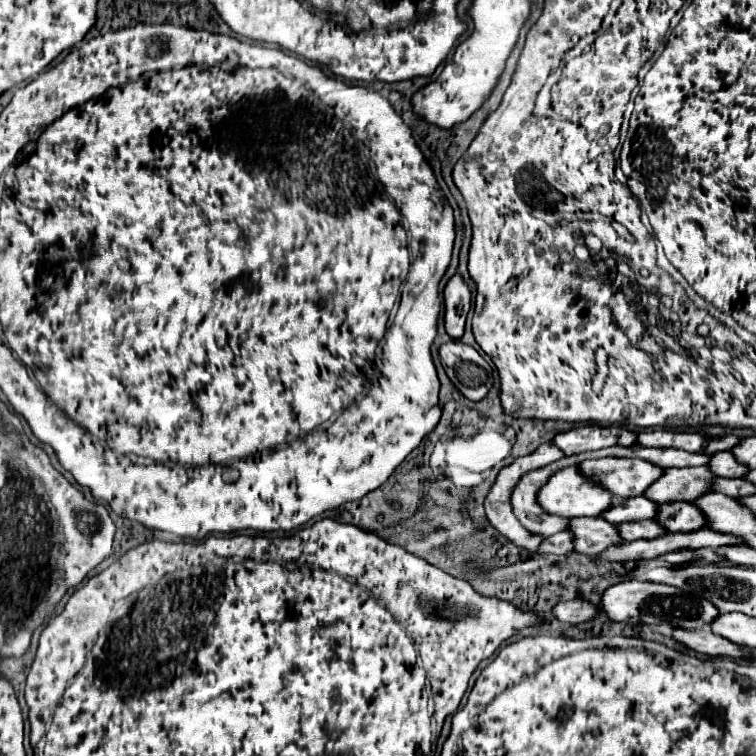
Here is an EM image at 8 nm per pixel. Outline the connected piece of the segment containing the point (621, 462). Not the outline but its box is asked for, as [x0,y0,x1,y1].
[578,457,662,499]

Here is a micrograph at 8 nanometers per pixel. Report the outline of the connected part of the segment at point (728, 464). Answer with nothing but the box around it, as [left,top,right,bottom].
[708,451,748,477]

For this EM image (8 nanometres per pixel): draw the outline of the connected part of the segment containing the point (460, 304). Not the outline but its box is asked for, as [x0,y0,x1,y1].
[444,273,470,339]

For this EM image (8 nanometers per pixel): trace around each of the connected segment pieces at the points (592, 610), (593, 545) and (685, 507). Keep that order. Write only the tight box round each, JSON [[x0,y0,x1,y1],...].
[[552,599,598,623],[568,517,622,557],[654,503,706,531]]

